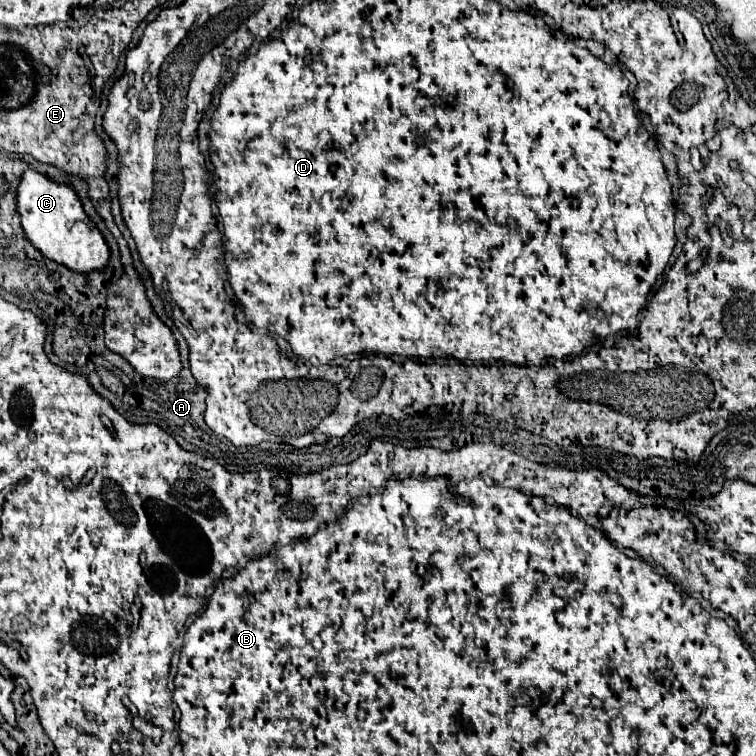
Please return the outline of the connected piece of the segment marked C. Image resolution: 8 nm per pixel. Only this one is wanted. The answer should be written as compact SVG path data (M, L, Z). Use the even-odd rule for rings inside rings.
M29 169L23 173L17 187L17 211L21 215L21 225L27 239L37 247L47 259L61 263L79 273L103 271L109 265L111 251L103 233L93 225L85 213L77 191L67 183L55 183L51 177Z

